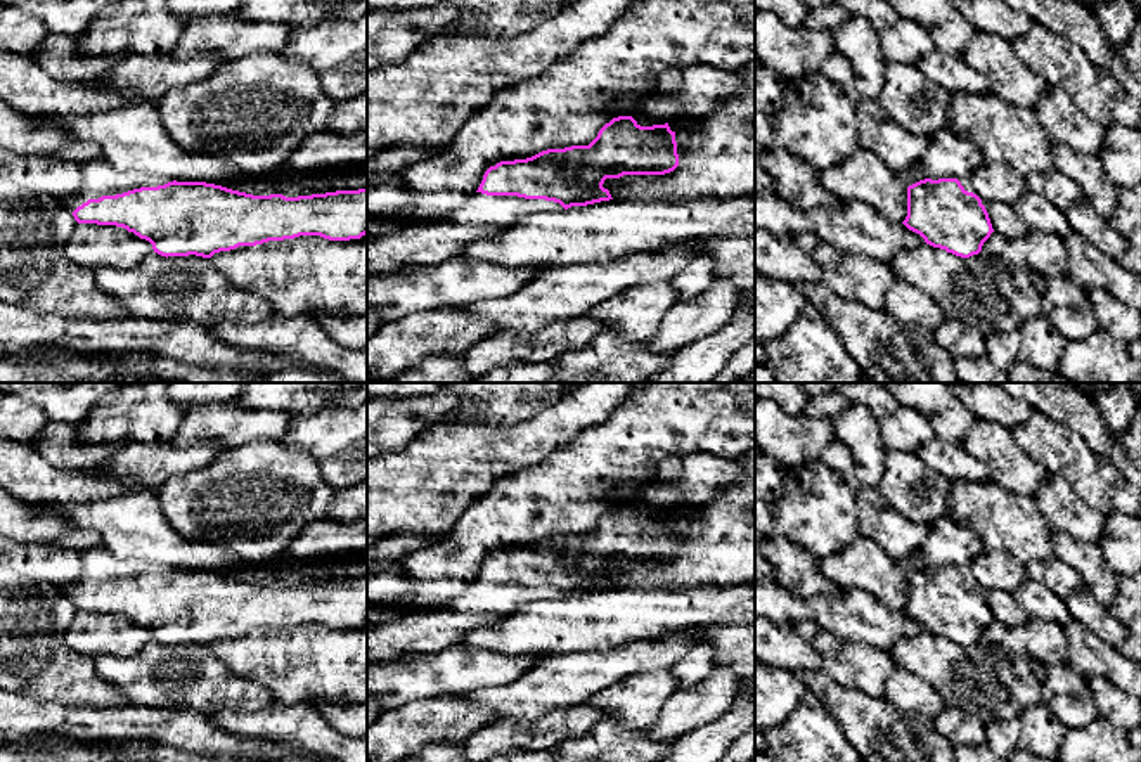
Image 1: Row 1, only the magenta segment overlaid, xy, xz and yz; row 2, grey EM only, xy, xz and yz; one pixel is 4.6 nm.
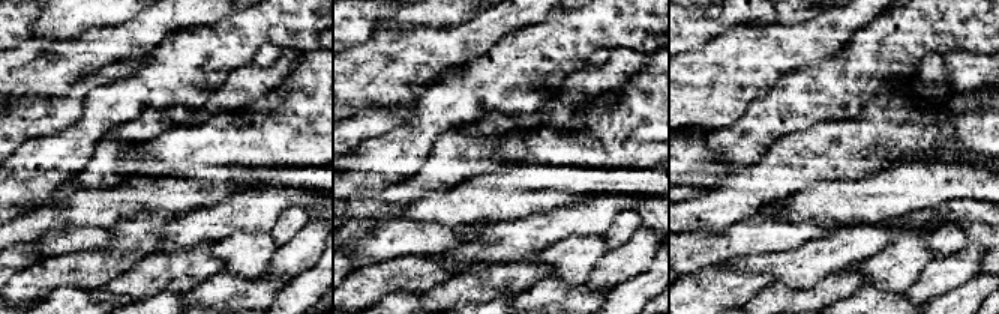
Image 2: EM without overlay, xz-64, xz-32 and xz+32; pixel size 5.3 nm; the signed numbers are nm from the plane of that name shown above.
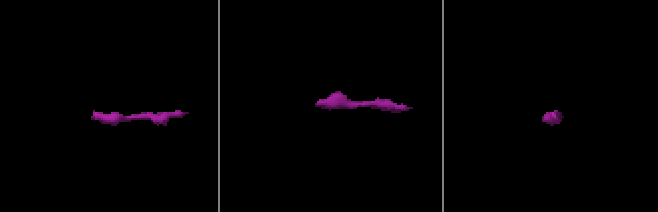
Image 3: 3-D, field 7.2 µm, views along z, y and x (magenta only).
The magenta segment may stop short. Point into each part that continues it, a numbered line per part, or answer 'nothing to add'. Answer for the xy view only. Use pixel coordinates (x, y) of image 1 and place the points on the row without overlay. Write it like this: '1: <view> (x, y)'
1: xy (97, 567)

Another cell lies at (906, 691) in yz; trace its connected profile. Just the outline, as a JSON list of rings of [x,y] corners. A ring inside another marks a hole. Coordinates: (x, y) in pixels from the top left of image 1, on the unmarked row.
[[[897,665],[886,681],[883,698],[897,710],[930,722],[945,708],[942,696],[928,682]]]

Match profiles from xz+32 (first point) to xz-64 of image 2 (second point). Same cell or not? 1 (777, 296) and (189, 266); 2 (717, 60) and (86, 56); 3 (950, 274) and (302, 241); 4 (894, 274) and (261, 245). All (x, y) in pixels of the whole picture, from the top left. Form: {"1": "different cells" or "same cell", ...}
{"1": "same cell", "2": "same cell", "3": "same cell", "4": "same cell"}

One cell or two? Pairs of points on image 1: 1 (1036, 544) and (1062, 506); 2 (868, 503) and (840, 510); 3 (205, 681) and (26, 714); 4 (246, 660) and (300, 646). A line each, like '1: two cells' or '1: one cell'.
1: two cells
2: two cells
3: two cells
4: one cell

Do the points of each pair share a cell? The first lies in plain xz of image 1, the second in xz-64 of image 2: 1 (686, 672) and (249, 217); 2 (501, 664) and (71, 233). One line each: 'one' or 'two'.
1: two
2: one

